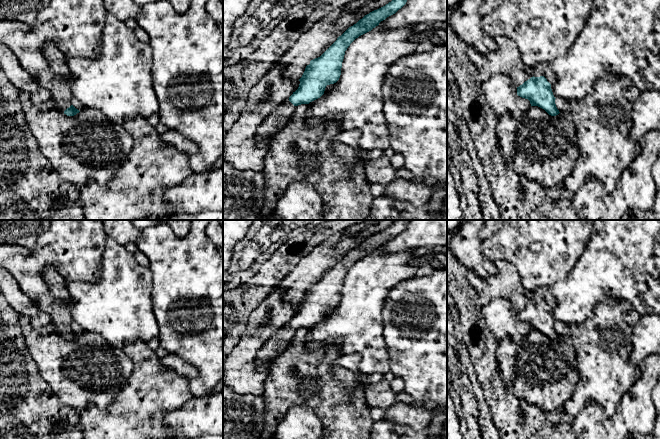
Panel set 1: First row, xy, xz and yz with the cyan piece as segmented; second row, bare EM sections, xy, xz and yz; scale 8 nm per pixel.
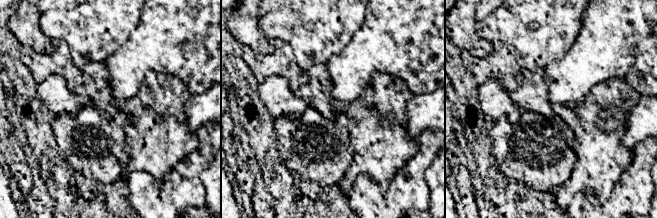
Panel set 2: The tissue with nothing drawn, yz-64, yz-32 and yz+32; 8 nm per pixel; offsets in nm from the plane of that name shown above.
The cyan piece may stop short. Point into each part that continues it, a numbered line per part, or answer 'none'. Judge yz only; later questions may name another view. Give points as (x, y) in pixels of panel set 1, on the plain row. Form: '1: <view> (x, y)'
1: yz (544, 293)

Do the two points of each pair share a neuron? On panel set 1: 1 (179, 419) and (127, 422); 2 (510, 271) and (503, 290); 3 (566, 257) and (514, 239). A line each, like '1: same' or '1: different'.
1: different
2: same
3: same

